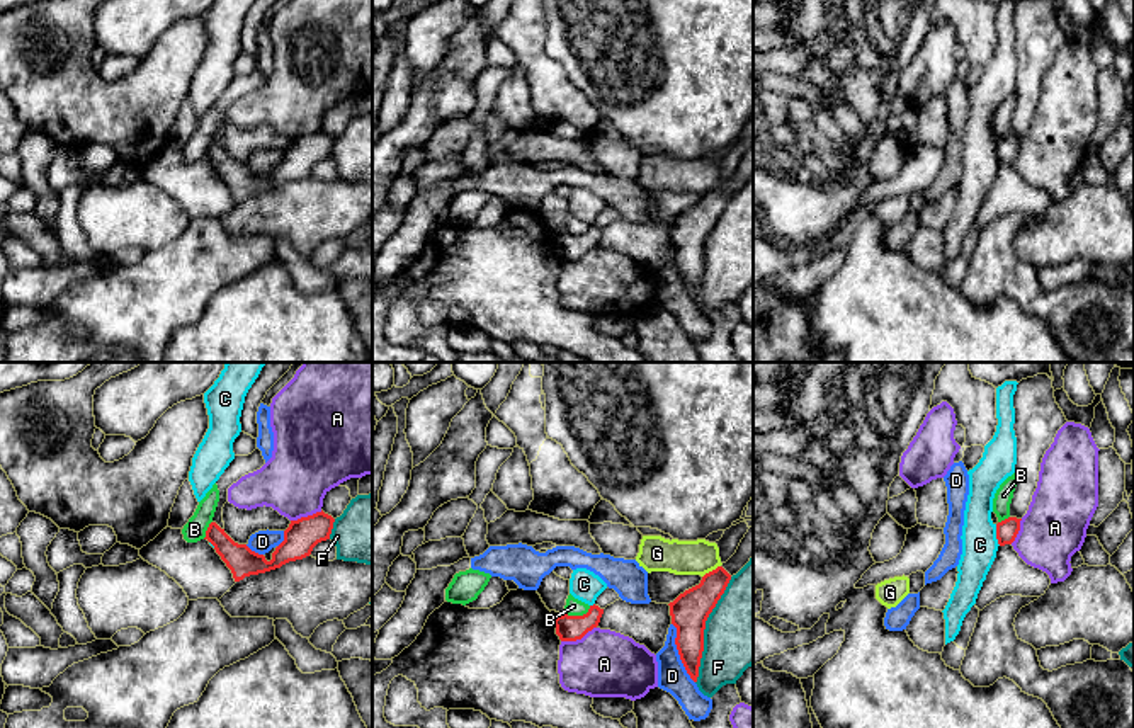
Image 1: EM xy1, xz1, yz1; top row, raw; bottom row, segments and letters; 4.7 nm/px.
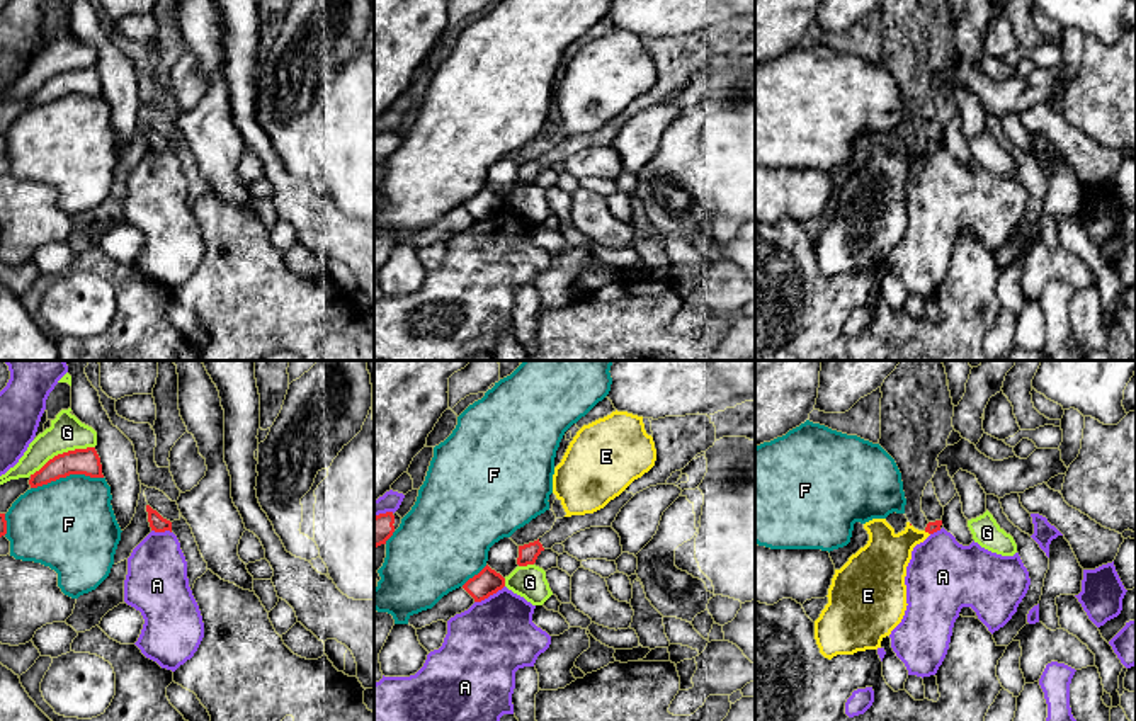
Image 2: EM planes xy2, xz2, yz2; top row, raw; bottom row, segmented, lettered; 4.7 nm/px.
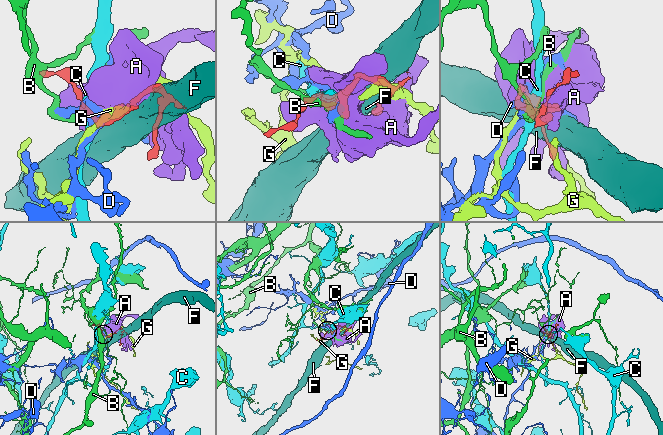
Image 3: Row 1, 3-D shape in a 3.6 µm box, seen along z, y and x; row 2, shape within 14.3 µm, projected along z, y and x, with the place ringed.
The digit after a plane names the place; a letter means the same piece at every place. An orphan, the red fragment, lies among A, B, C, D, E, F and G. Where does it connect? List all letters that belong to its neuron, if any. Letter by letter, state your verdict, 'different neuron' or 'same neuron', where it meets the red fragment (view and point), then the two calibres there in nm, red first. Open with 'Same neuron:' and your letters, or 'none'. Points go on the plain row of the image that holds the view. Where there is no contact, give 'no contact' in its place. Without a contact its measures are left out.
Same neuron: E
A: different neuron | xz1 (578, 257) | 130/320 nm
B: different neuron | xz1 (578, 235) | 130/80 nm
C: different neuron | yz1 (997, 153) | 100/170 nm
D: different neuron | xz1 (679, 272) | 180/140 nm
E: same neuron | yz2 (927, 150) | 50/220 nm
F: different neuron | xz1 (704, 247) | 180/380 nm
G: different neuron | xy2 (63, 72) | 130/170 nm

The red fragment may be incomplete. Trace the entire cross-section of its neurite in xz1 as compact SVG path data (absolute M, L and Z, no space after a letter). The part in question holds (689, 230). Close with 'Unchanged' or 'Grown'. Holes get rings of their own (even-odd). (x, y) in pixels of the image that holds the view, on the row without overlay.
M717 185L706 192L699 204L685 209L668 223L672 243L677 247L675 264L694 301L697 301L704 270L706 240L724 213L729 199L731 194L723 185Z. Unchanged

